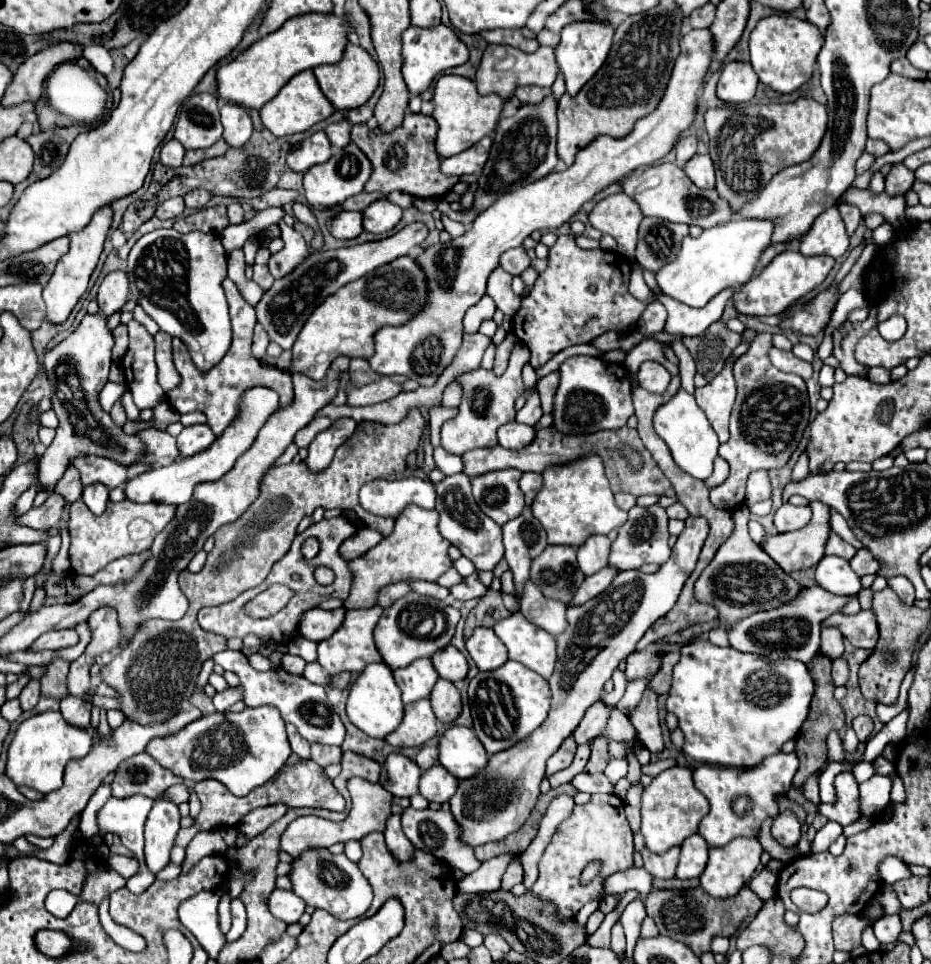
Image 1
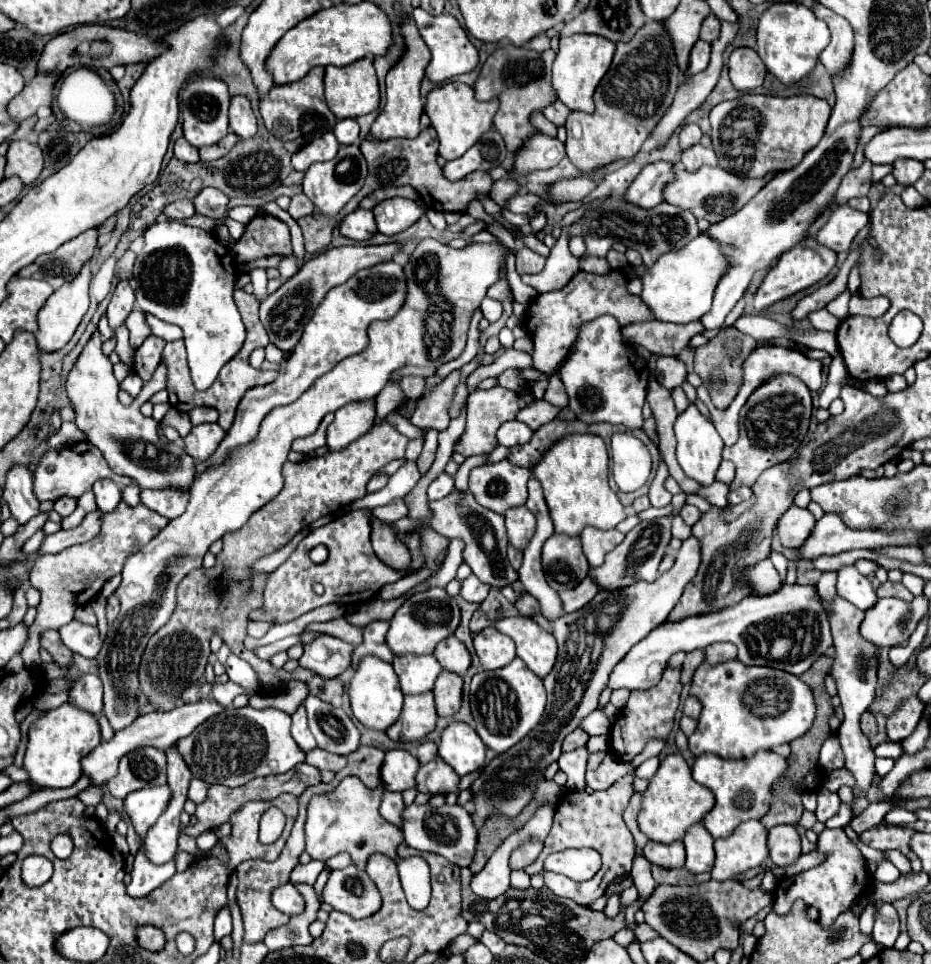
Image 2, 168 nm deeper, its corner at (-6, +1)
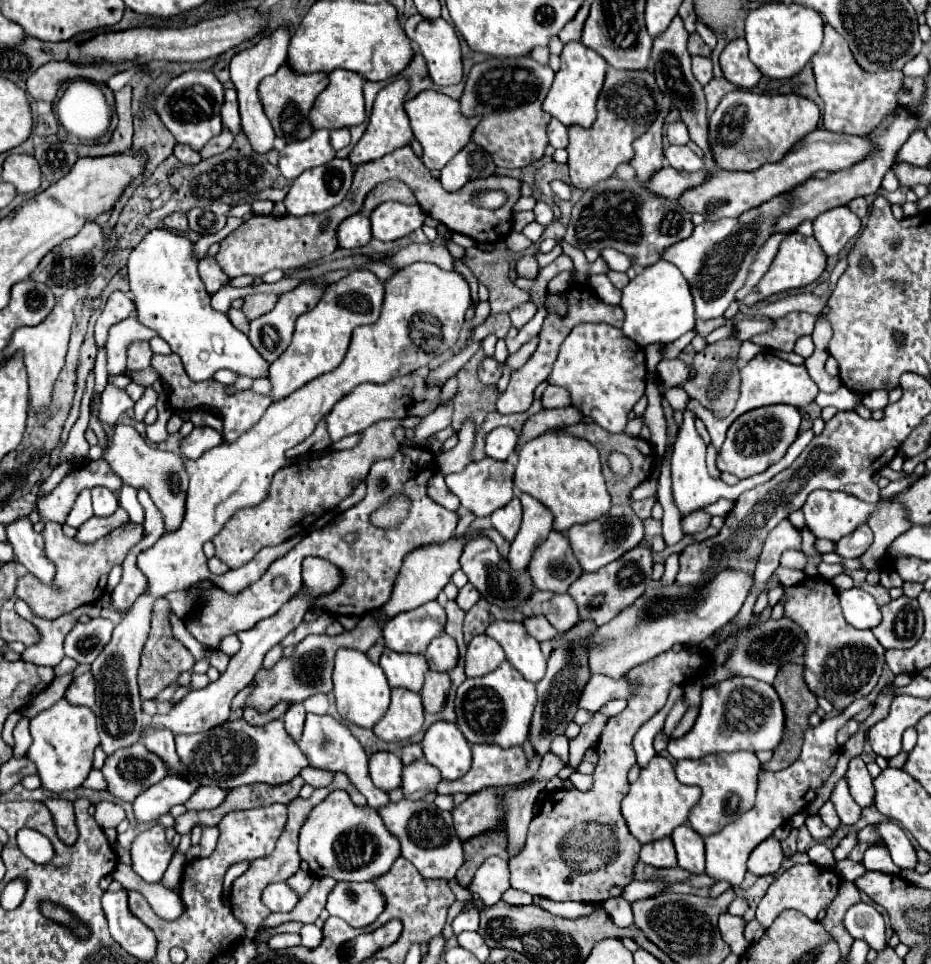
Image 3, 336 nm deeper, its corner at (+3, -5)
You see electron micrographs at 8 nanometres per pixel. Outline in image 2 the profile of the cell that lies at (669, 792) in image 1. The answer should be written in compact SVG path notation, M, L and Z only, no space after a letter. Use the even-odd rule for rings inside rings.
M671 753L667 755L657 773L653 775L653 779L649 781L649 787L647 791L643 793L643 801L641 801L641 811L639 811L639 829L651 839L651 841L657 841L657 843L673 843L673 841L679 841L683 839L685 831L699 823L705 813L709 809L713 809L715 805L715 795L699 785L693 777L691 777L691 769L689 765L685 763L685 759L681 757L681 753Z

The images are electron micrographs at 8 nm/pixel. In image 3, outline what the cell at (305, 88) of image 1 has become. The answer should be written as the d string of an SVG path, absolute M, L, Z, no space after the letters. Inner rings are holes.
M282 65L272 77L264 79L258 87L258 95L264 107L266 117L270 119L276 137L282 139L284 143L294 143L308 139L312 135L314 127L310 123L310 111L314 107L316 97L326 89L328 85L328 75L326 73L308 73L308 75L298 75L288 69L288 65Z

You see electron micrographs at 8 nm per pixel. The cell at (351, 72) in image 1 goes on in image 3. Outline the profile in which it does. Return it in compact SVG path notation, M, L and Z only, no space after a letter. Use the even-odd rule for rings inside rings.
M336 69L328 75L328 87L318 95L312 107L314 129L340 129L360 125L366 119L362 85L364 79L354 71Z

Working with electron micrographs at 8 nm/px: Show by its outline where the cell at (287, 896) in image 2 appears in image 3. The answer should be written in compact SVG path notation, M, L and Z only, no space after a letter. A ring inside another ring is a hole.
M274 883L264 889L262 901L272 913L288 913L298 903L298 897L286 883Z

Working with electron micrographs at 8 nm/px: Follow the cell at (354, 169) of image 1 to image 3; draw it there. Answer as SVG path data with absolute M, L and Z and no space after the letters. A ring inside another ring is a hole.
M334 157L326 165L304 171L302 175L298 175L292 181L290 191L288 191L286 199L284 199L284 205L286 205L288 213L300 217L300 215L308 215L308 213L322 213L322 211L328 211L328 209L340 205L344 201L346 193L350 191L352 175L354 175L352 163L348 159L338 159L338 157Z

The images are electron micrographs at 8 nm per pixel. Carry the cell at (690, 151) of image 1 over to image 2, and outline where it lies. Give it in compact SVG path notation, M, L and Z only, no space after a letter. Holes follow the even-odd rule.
M687 123L687 125L683 125L681 131L679 131L681 149L687 149L689 145L697 145L699 139L701 139L701 135L703 135L703 133L701 133L699 125L695 125L695 123Z

